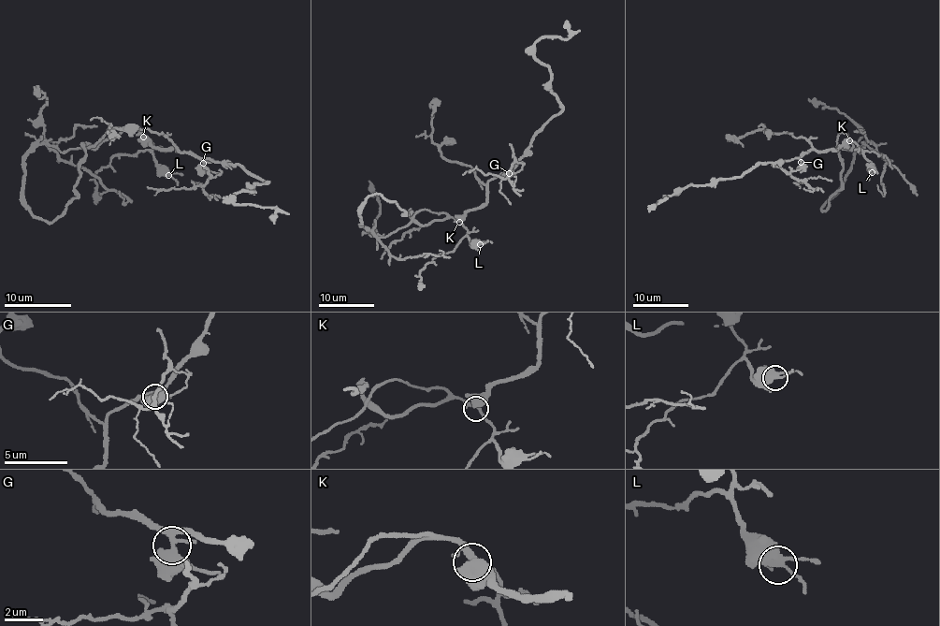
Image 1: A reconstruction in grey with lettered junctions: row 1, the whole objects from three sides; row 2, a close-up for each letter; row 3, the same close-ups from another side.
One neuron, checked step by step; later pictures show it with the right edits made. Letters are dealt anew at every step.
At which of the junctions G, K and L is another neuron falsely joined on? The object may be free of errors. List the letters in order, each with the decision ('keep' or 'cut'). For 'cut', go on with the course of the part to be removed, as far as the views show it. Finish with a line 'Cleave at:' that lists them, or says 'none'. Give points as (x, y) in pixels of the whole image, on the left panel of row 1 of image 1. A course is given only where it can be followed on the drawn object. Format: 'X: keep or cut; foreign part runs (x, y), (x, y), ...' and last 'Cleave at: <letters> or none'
G: cut; foreign part runs (203, 164), (220, 174), (209, 177), (203, 185), (163, 190), (146, 187)
K: keep
L: keep
Cleave at: G

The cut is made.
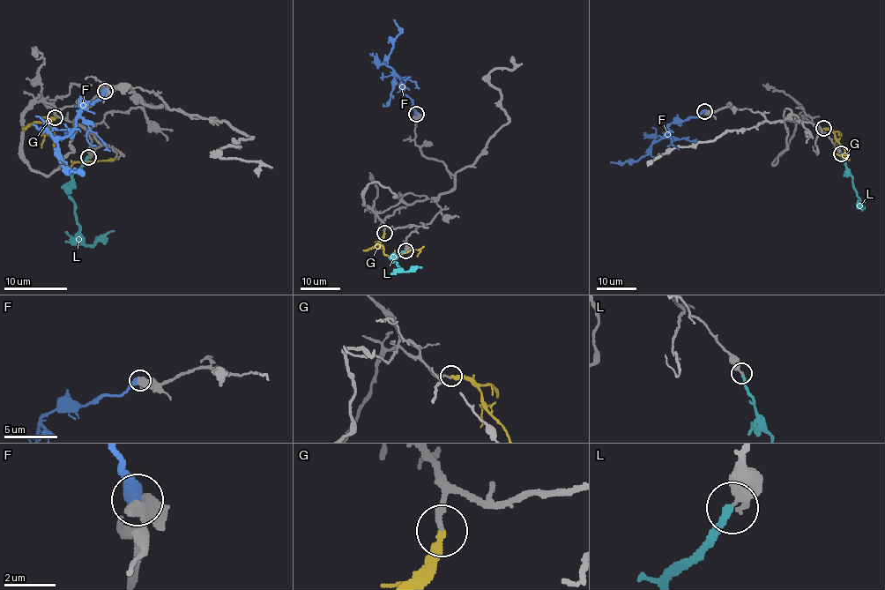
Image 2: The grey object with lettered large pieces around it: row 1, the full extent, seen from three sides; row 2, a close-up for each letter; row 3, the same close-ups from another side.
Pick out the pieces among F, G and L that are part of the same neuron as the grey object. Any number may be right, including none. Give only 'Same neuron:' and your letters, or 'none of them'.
Same neuron: none of them

